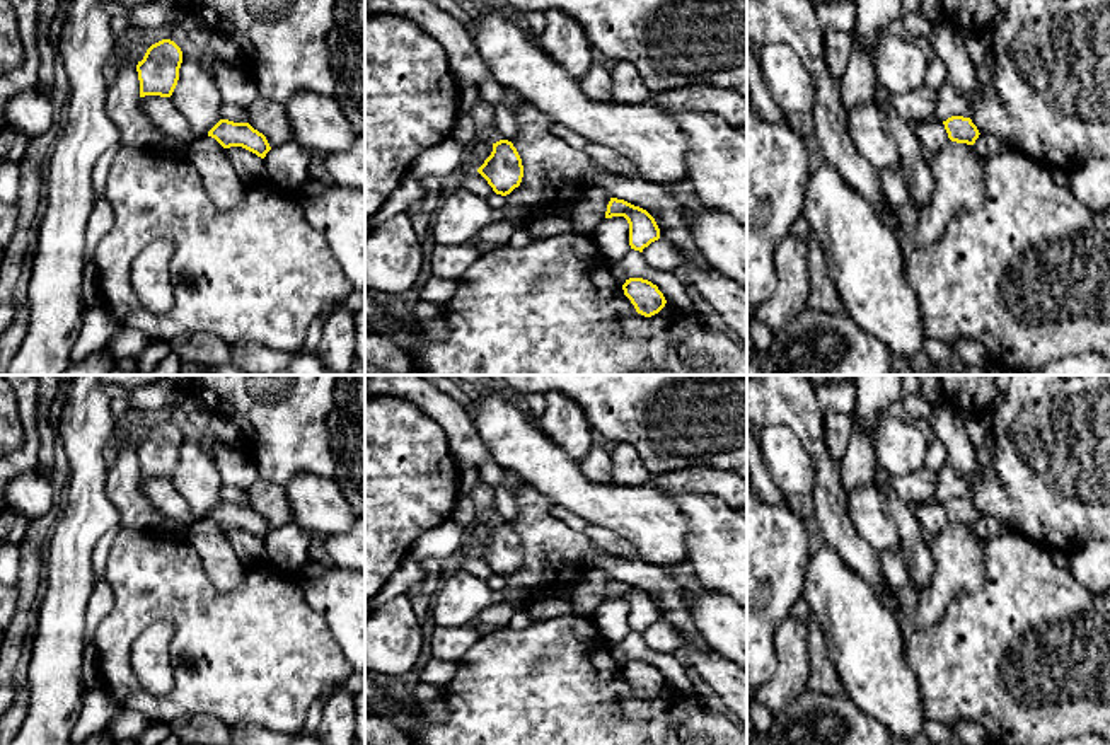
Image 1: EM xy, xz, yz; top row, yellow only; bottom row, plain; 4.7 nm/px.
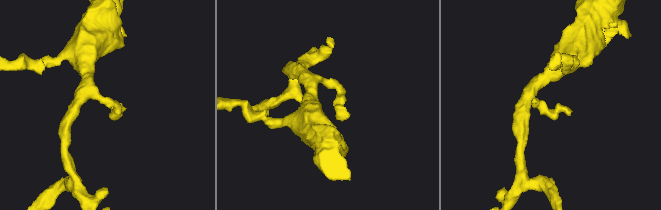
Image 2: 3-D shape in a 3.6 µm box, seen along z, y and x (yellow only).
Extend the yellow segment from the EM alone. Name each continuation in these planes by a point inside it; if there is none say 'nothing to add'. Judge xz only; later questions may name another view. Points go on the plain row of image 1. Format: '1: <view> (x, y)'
nothing to add

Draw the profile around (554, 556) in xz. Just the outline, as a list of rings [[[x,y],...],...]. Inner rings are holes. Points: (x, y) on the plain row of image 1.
[[[523,482],[513,496],[518,517],[512,525],[522,540],[523,559],[520,568],[505,578],[501,600],[518,600],[539,590],[554,595],[559,588],[581,581],[590,571],[595,549],[585,532],[556,518],[556,505],[532,486]]]

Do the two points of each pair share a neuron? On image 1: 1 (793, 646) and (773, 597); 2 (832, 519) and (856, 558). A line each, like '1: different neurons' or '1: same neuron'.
1: different neurons
2: same neuron

